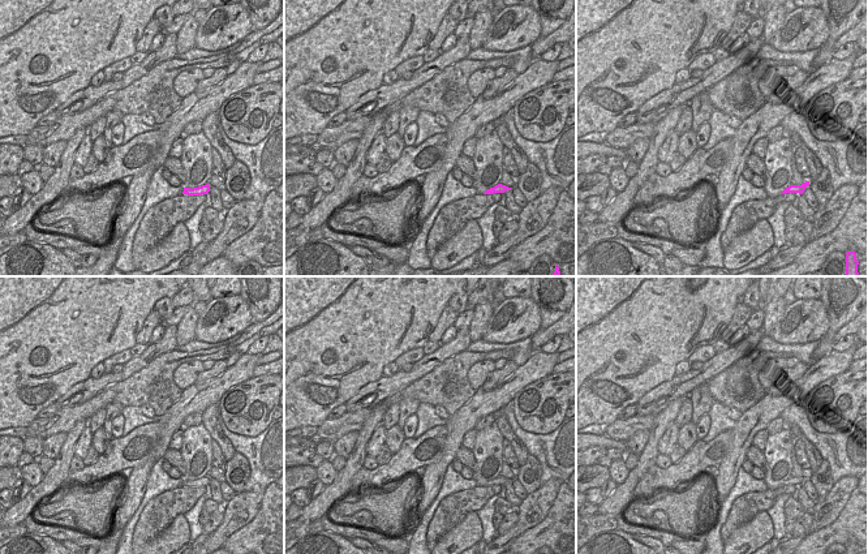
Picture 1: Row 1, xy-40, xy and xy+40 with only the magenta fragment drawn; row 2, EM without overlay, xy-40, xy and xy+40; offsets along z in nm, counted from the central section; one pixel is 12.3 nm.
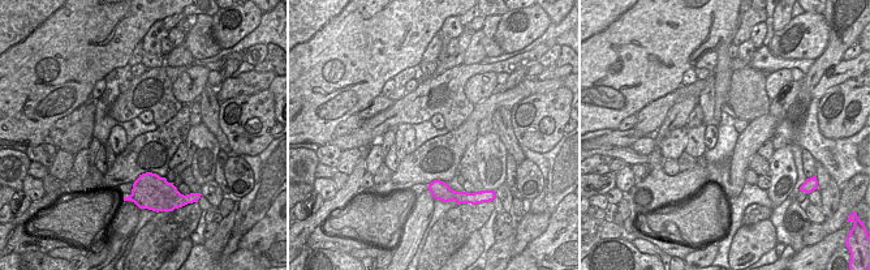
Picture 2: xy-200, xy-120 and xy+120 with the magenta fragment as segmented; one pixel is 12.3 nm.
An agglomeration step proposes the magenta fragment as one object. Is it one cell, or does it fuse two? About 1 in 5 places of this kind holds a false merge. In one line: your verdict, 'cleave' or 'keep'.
keep

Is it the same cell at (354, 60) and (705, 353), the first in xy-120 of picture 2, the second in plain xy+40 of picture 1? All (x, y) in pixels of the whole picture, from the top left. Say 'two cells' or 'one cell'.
two cells

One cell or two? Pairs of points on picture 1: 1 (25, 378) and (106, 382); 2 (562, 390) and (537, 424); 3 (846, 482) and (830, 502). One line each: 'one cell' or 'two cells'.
1: two cells
2: one cell
3: one cell

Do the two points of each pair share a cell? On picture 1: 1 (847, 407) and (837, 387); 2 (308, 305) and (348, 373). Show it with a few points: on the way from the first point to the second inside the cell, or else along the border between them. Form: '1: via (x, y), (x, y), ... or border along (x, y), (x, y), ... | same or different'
1: via (842, 402), (837, 393) | same
2: via (310, 322), (310, 335), (331, 356) | same

